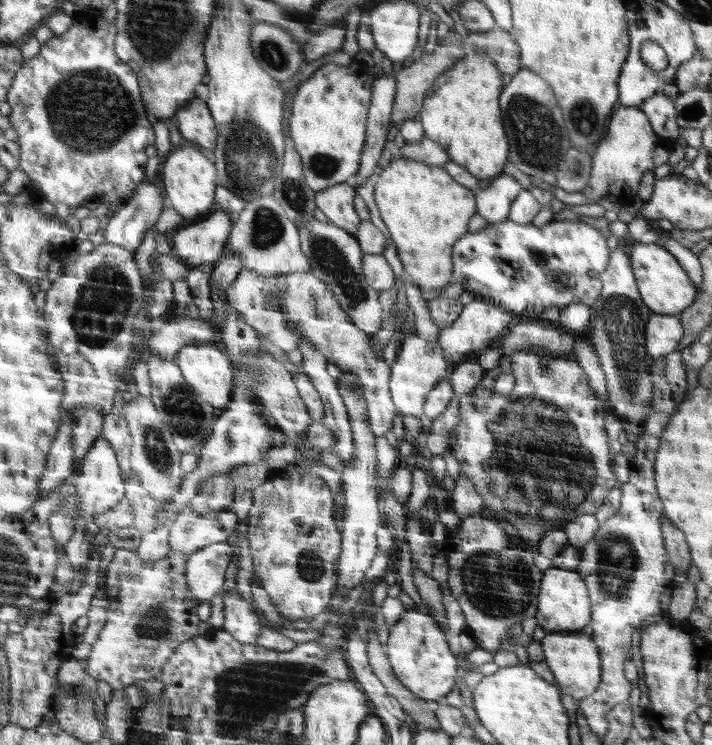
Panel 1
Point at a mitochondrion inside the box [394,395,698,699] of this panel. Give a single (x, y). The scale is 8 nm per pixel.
(497, 587)

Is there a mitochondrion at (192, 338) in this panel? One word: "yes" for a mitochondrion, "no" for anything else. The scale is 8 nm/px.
no

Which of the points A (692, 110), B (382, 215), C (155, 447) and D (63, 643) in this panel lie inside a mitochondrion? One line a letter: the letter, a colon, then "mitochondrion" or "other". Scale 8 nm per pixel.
A: mitochondrion
B: other
C: mitochondrion
D: other

